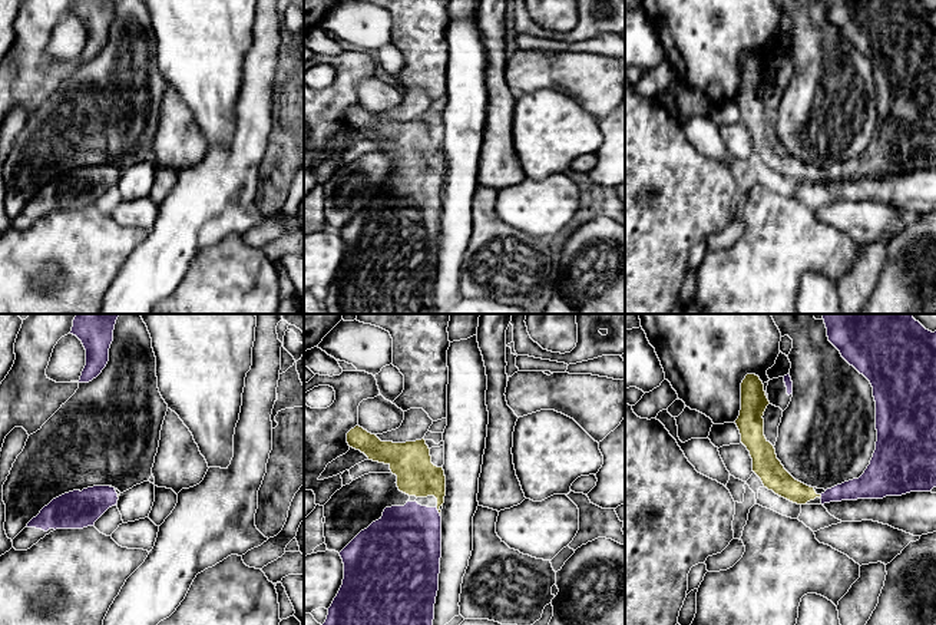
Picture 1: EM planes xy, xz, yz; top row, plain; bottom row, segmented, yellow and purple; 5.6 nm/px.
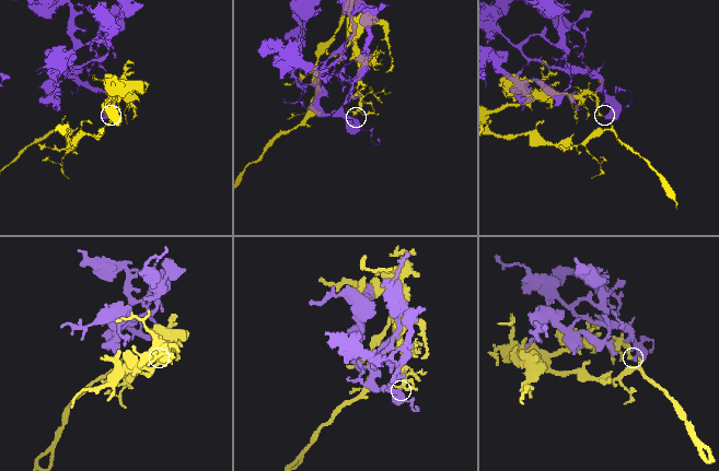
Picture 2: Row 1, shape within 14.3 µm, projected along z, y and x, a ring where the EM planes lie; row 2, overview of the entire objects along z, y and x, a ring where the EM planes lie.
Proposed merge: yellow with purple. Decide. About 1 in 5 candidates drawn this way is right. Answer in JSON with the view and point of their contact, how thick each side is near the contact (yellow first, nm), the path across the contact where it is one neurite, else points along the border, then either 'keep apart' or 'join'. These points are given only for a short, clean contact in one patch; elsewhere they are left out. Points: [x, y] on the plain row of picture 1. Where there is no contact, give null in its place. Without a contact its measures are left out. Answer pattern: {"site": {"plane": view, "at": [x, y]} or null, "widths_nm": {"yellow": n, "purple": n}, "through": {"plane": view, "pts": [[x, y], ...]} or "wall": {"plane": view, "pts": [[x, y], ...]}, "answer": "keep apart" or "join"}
{"site": {"plane": "xz", "at": [437, 188]}, "widths_nm": {"yellow": 220, "purple": 380}, "through": {"plane": "xz", "pts": [[417, 155], [439, 175], [437, 188], [406, 220]]}, "answer": "join"}

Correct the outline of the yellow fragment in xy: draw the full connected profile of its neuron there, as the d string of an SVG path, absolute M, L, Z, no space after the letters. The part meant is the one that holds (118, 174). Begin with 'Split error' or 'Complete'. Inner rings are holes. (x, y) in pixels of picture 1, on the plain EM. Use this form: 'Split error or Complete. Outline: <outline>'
Split error. Outline: M93 165L73 169L53 178L27 205L11 219L16 229L27 229L56 208L83 208L112 185L119 173L110 165Z

